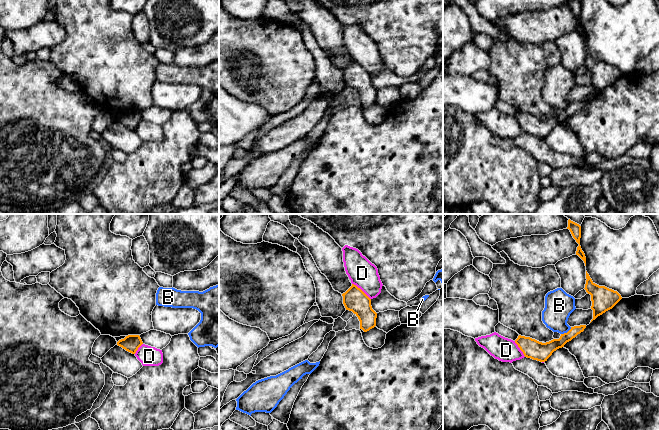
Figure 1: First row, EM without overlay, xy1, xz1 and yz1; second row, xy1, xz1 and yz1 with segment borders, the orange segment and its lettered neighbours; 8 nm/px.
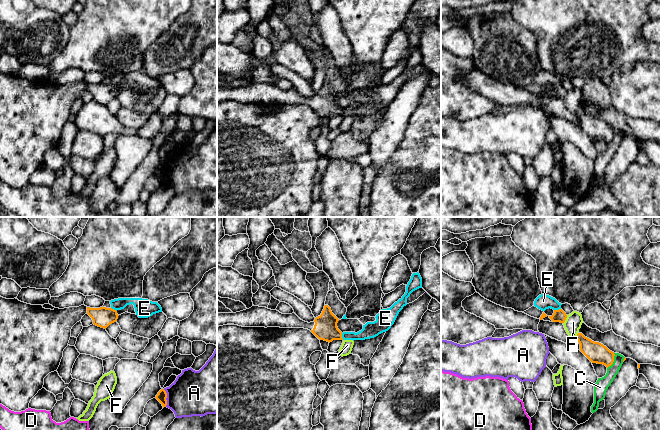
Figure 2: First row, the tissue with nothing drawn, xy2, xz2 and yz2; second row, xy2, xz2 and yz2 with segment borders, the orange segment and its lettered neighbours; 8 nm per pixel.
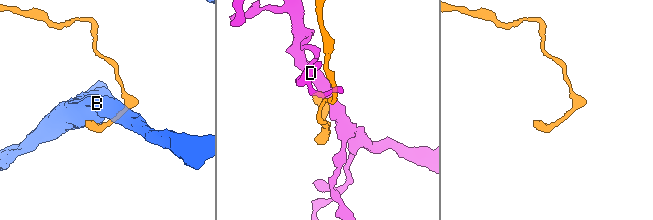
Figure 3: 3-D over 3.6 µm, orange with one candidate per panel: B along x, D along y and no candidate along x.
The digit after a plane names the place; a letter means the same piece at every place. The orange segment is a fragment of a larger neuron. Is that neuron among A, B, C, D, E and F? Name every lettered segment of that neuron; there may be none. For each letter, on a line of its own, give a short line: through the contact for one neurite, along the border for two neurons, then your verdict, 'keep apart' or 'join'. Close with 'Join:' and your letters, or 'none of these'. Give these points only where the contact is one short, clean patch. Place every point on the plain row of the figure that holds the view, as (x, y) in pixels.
A: xy2 (163, 165), (166, 169), (166, 182) | keep apart
B: yz1 (571, 103), (561, 110) | keep apart
C: yz2 (614, 129), (614, 137), (607, 144) | keep apart
D: xz1 (352, 59), (370, 75) | keep apart
E: xz2 (341, 109), (343, 115) | keep apart
F: yz2 (567, 91), (563, 99) | keep apart
Join: none of these

